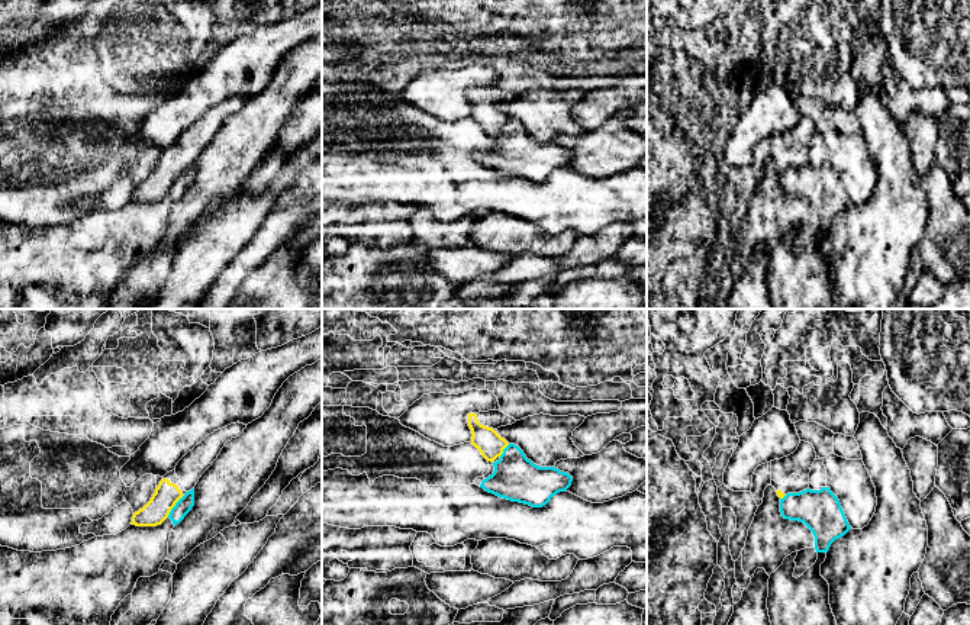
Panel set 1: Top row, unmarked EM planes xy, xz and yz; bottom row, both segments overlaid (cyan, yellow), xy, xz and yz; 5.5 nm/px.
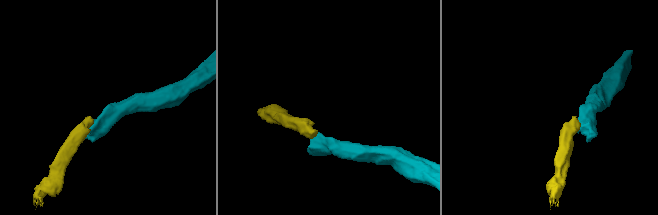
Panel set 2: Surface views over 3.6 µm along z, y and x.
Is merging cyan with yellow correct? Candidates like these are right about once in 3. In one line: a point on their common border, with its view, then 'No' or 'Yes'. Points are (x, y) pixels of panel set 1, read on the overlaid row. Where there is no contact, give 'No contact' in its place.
Touches cyan at xy (174, 506). No

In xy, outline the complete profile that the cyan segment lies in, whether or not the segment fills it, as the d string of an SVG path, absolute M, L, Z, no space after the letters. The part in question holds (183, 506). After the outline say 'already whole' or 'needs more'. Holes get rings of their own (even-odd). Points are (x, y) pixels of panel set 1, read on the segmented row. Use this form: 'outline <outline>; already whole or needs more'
outline M194 489L157 526L130 523L116 535L94 537L57 551L30 552L0 545L0 625L110 625L112 615L133 592L138 579L159 571L173 528L193 506Z; needs more

